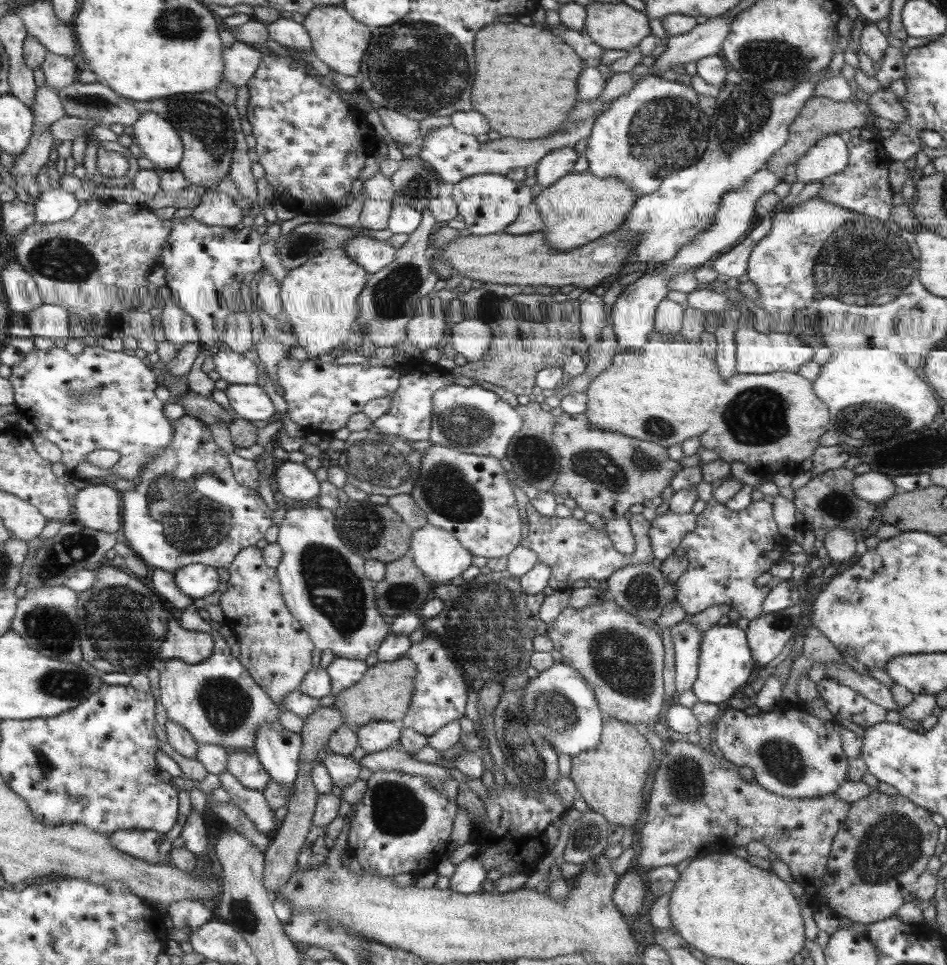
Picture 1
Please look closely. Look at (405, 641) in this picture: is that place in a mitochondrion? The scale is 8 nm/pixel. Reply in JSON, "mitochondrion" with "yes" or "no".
{"mitochondrion":"no"}

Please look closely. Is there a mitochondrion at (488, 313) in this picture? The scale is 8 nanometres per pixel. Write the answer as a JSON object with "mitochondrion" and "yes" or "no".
{"mitochondrion":"no"}

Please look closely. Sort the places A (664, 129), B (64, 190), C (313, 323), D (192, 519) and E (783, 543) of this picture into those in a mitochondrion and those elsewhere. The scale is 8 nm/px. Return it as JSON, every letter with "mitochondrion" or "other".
{"A":"mitochondrion","B":"other","C":"other","D":"mitochondrion","E":"other"}

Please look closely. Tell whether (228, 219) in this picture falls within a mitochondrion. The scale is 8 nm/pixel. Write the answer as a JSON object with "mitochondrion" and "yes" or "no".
{"mitochondrion":"no"}

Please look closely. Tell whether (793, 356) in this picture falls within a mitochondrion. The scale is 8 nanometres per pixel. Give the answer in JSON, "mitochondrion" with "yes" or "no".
{"mitochondrion":"no"}

